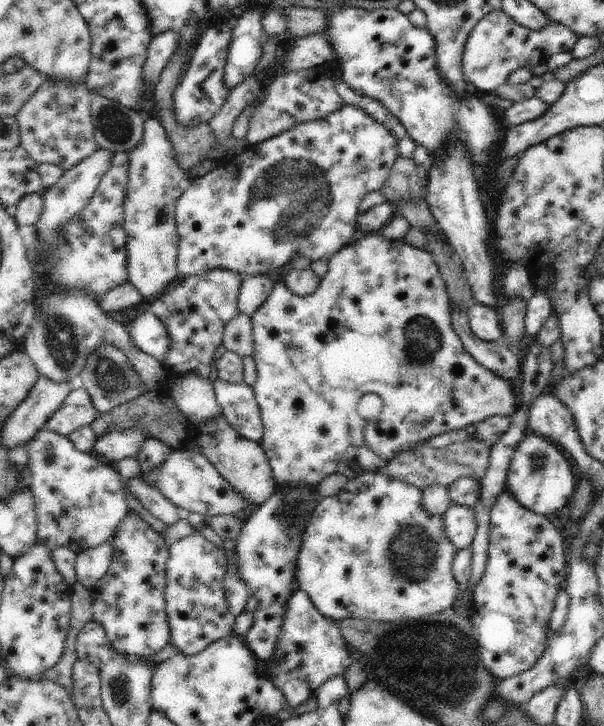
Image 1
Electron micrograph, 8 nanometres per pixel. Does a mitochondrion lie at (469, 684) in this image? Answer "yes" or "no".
yes

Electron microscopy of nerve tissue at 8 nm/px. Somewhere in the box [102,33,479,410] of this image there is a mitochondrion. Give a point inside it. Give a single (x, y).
(290, 197)

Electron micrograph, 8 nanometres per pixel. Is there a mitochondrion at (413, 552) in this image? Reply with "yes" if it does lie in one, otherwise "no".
yes

